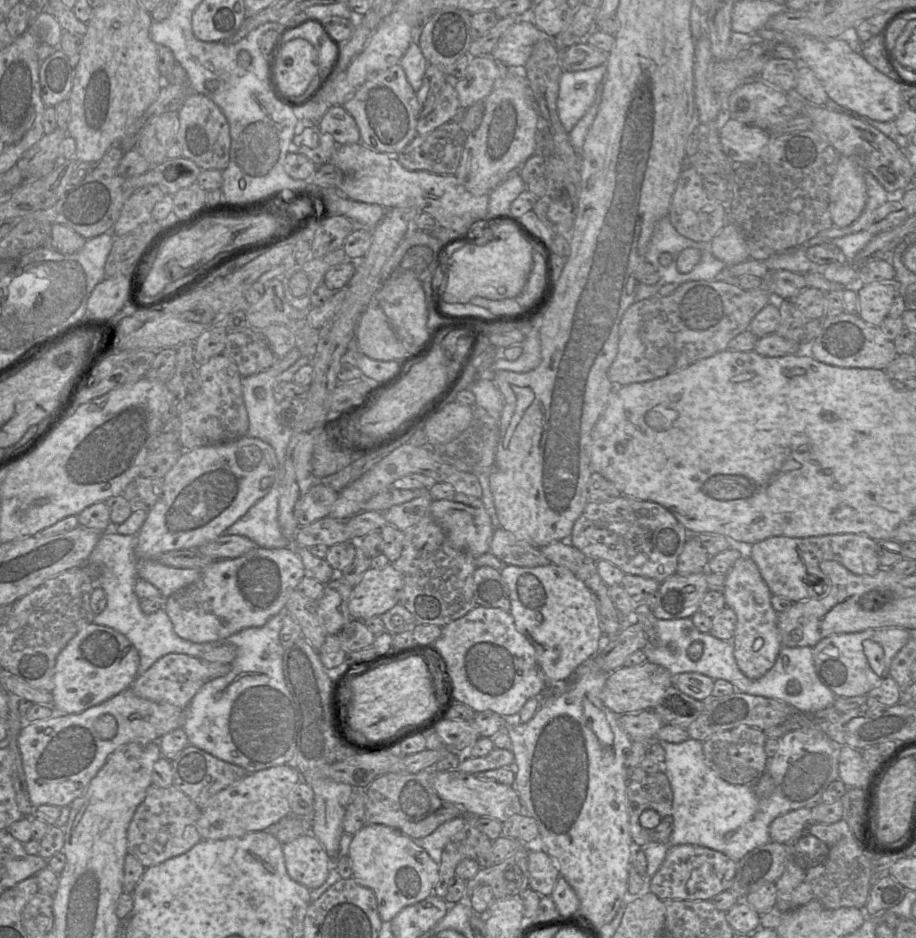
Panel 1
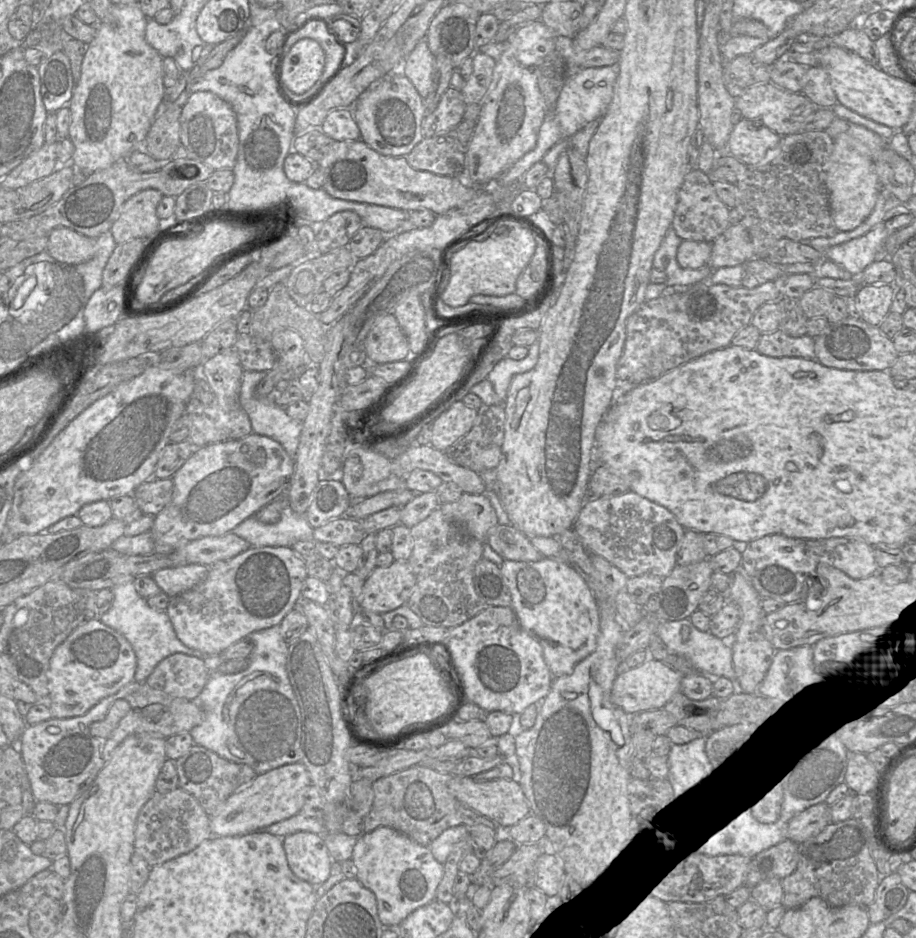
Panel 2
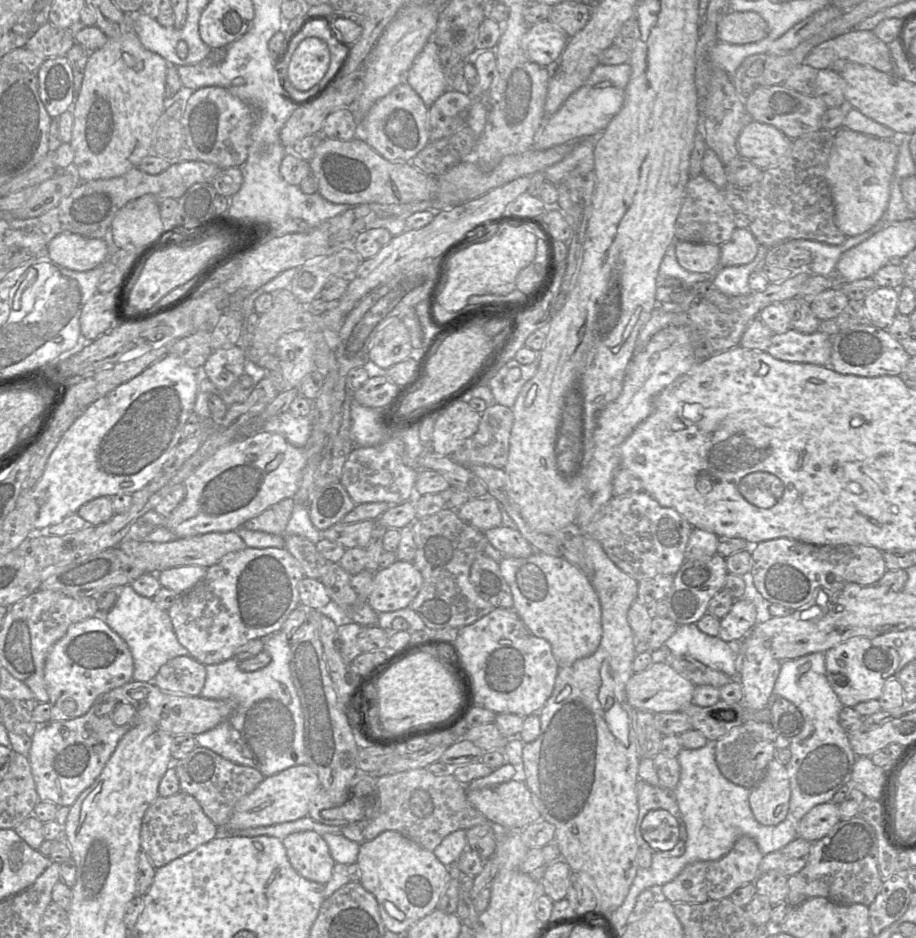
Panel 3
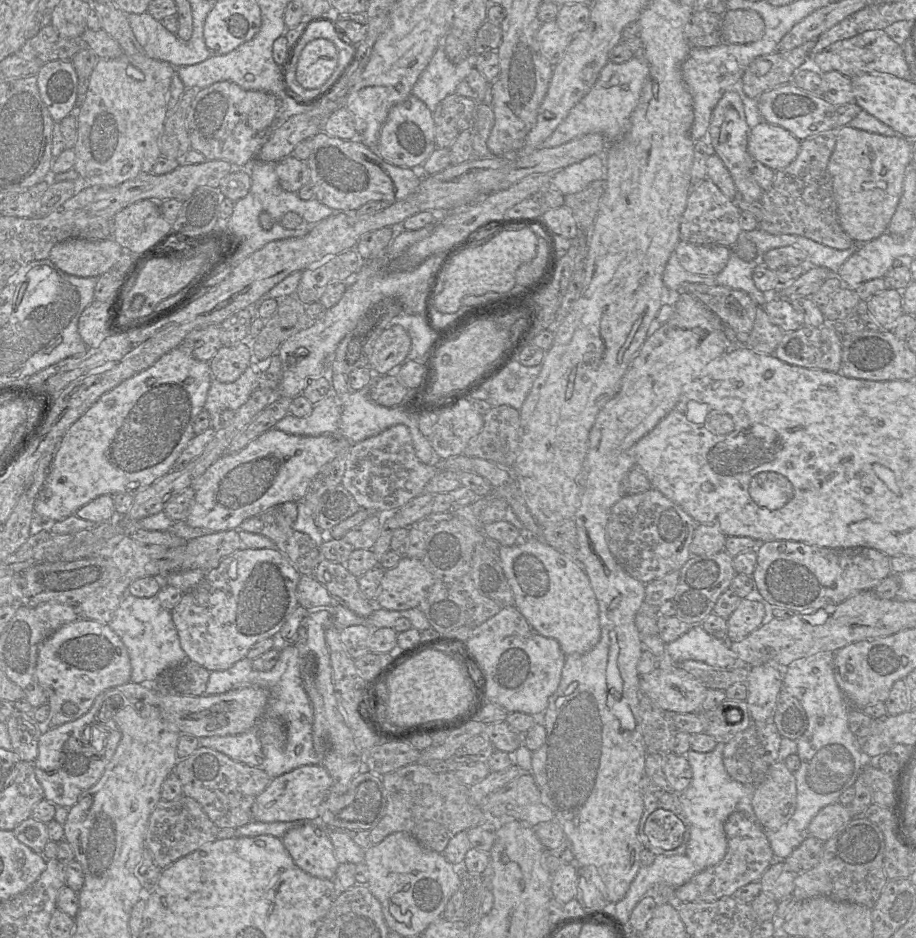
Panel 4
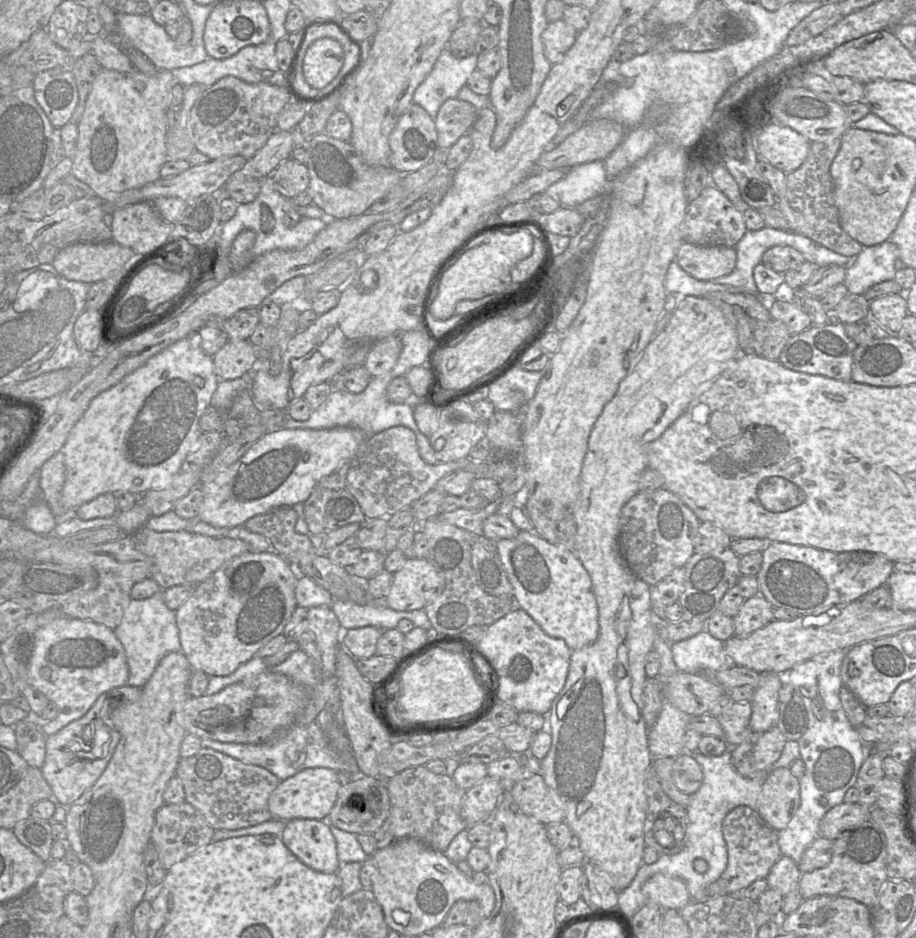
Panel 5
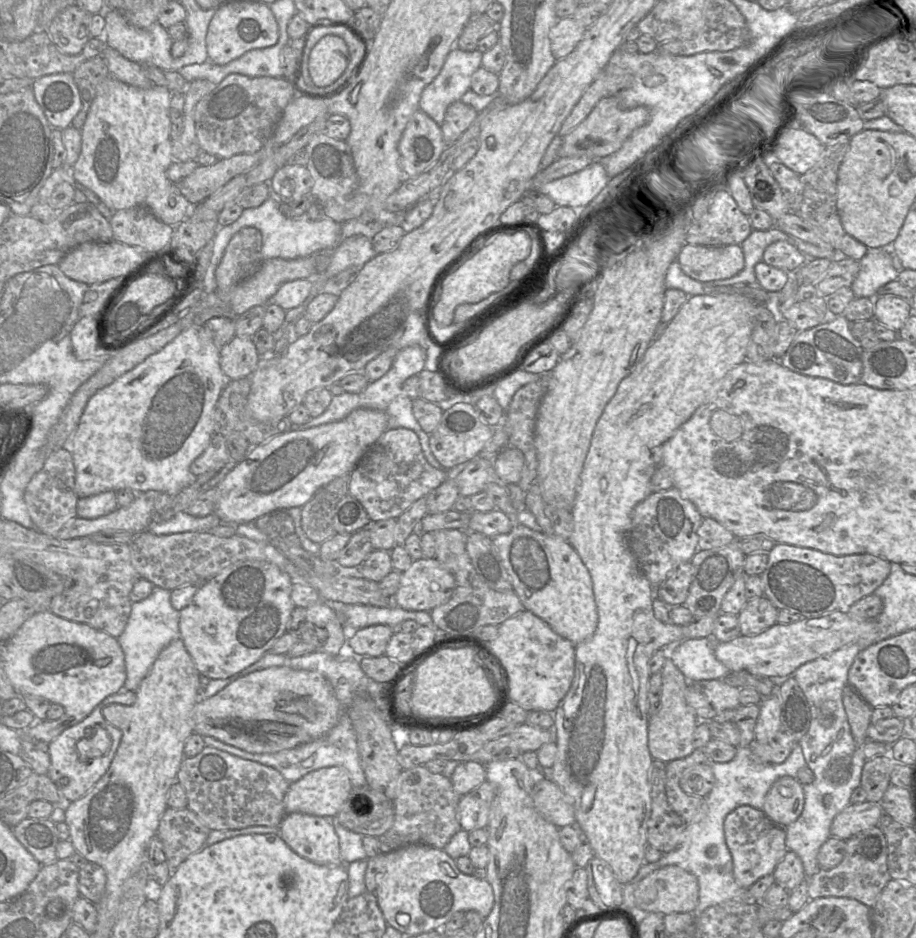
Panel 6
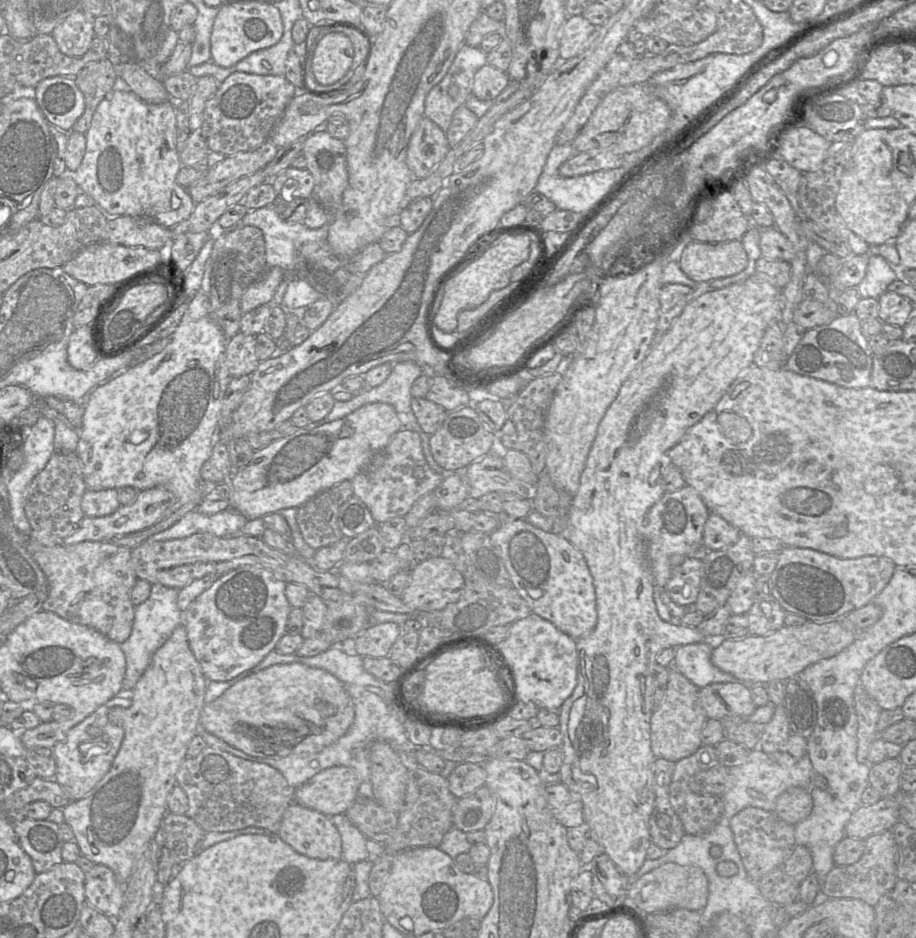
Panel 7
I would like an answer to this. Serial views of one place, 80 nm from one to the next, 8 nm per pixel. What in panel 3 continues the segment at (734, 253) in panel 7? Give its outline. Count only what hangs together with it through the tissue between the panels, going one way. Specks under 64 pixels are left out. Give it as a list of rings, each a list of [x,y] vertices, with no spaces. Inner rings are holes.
[[[678,240],[676,257],[678,263],[690,272],[711,272],[719,264],[720,245],[711,243],[692,243]]]

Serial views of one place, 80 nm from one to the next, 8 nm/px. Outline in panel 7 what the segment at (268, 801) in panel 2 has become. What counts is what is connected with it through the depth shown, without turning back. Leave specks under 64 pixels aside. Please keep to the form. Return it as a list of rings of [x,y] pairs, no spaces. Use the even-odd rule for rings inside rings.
[[[333,766],[295,789],[294,802],[328,817],[344,814],[359,796],[359,779],[350,767]]]

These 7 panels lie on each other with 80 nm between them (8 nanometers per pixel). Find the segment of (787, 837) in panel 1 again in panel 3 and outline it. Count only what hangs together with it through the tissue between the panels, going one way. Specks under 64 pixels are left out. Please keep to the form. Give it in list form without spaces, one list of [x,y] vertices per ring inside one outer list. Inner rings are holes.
[[[832,802],[816,805],[800,820],[799,838],[815,842],[825,837],[841,820],[838,805]]]

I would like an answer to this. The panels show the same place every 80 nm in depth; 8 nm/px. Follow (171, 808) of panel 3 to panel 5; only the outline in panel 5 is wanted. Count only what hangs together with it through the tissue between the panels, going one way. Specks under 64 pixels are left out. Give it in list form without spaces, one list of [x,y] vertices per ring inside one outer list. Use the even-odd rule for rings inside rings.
[[[186,801],[180,804],[164,804],[155,815],[155,823],[151,831],[151,843],[157,848],[161,863],[166,871],[200,848],[212,842],[215,829],[204,819],[203,815]]]

